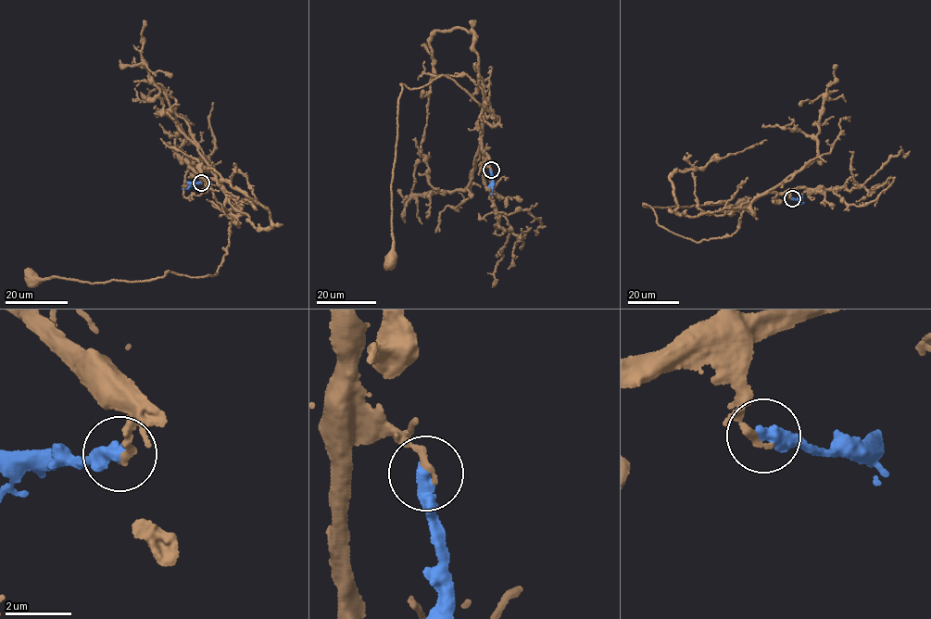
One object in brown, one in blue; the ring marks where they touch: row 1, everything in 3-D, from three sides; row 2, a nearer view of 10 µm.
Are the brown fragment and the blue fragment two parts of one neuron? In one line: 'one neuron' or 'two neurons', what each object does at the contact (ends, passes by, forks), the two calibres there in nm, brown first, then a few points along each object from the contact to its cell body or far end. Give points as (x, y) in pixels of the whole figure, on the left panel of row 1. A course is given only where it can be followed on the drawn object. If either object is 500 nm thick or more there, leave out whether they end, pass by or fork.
two neurons; brown ends there; blue ends there; 220 nm thick on the brown side, 440 nm on the other; brown runs (201, 183), (215, 180), (237, 210), (214, 276), (169, 271), (132, 282), (33, 279); blue runs (200, 183), (182, 189)

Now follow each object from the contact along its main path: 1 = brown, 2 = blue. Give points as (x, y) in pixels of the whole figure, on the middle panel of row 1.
1: (491, 170), (483, 123), (494, 111), (497, 120), (444, 75), (410, 89), (402, 85), (391, 260)
2: (491, 170), (491, 195)

